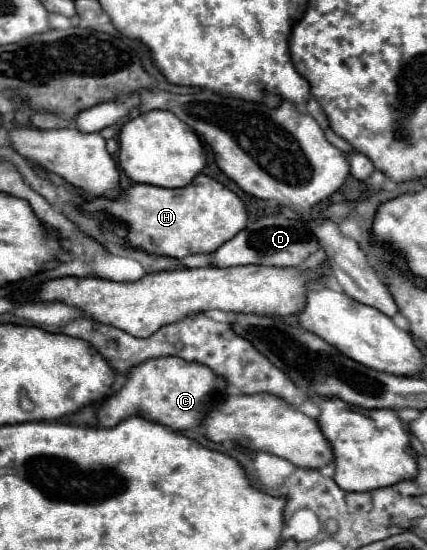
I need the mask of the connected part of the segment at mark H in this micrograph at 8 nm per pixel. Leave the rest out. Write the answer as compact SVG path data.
M203 173L197 175L191 185L181 189L133 185L129 191L125 191L125 201L105 201L105 197L97 197L83 207L85 213L93 213L97 209L109 213L111 217L117 217L117 221L129 221L129 245L147 253L167 255L175 259L217 251L225 241L245 229L249 221L245 203L223 183Z

